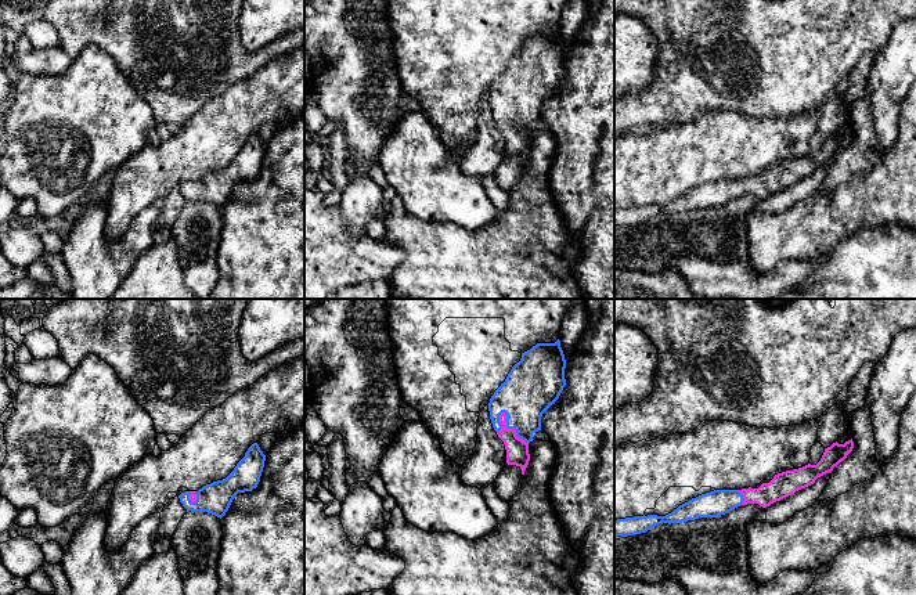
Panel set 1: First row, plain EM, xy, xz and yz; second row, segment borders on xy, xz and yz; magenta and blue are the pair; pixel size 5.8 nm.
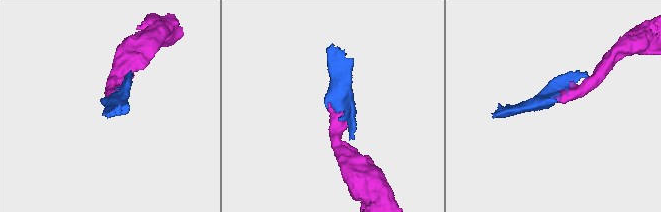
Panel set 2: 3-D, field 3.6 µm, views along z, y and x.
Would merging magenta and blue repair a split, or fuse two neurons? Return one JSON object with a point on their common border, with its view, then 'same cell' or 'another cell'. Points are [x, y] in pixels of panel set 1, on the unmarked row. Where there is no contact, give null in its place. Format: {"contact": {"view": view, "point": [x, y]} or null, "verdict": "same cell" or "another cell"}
{"contact": {"view": "xz", "point": [511, 119]}, "verdict": "same cell"}

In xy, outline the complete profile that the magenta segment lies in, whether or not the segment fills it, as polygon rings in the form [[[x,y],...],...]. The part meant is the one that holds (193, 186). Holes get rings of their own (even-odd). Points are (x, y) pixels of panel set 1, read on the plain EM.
[[[253,133],[226,169],[206,174],[198,181],[181,183],[180,192],[187,201],[208,202],[221,209],[238,183],[257,177],[264,151],[266,145],[259,134]]]

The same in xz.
[[[559,29],[537,33],[522,43],[520,51],[490,89],[490,109],[505,134],[506,154],[519,156],[522,165],[530,151],[529,133],[541,120],[541,107],[566,76],[565,58]]]

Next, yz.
[[[852,129],[844,134],[833,133],[825,138],[816,155],[805,155],[798,159],[786,161],[773,166],[769,173],[762,173],[758,178],[742,180],[714,180],[702,184],[679,195],[666,206],[648,205],[614,210],[614,227],[635,226],[646,223],[661,213],[682,213],[699,208],[718,208],[740,195],[758,194],[762,198],[780,191],[796,181],[815,173],[815,170],[833,161],[852,141]]]

